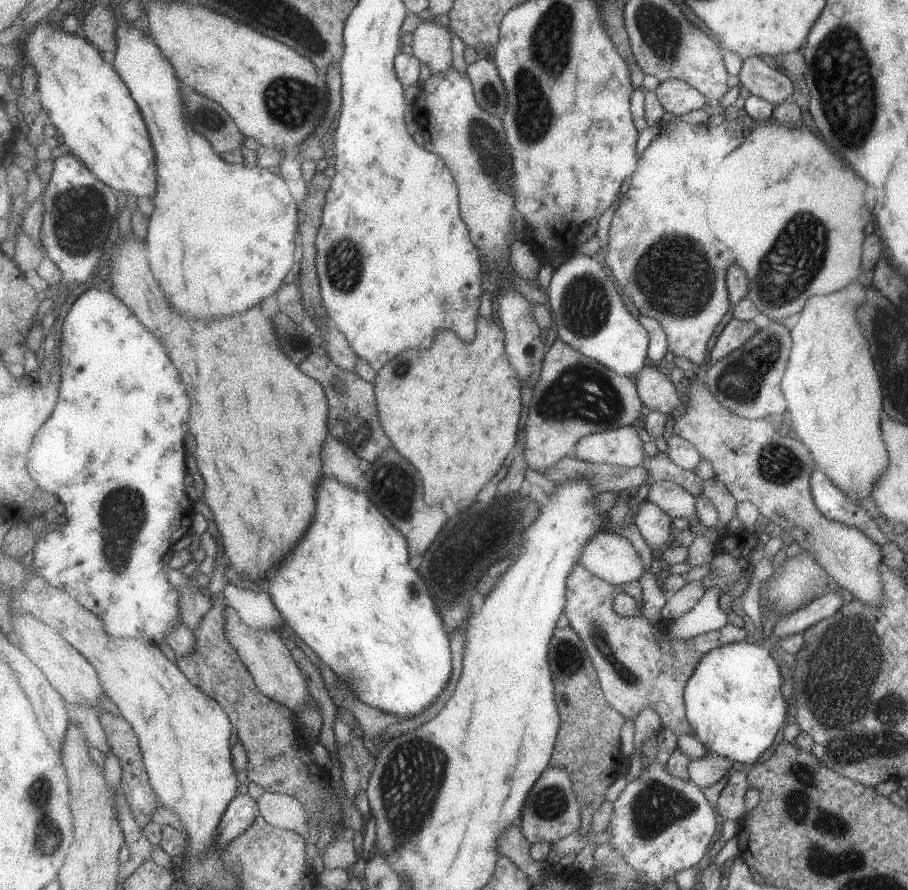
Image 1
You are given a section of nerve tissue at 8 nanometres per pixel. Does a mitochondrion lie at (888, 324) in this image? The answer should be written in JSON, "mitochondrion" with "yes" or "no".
{"mitochondrion":"yes"}

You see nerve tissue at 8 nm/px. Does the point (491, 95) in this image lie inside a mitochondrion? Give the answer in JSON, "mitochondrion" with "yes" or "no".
{"mitochondrion":"yes"}

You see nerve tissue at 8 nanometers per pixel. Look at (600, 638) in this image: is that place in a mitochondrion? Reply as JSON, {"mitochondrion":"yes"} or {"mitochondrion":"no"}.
{"mitochondrion":"yes"}

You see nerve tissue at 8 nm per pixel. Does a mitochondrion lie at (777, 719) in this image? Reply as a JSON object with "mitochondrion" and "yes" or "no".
{"mitochondrion":"no"}

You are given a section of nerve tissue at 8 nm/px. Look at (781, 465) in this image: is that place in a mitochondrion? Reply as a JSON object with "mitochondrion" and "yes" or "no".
{"mitochondrion":"yes"}

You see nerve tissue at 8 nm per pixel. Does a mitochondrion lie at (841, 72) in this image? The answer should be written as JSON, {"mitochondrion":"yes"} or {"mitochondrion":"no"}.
{"mitochondrion":"yes"}

